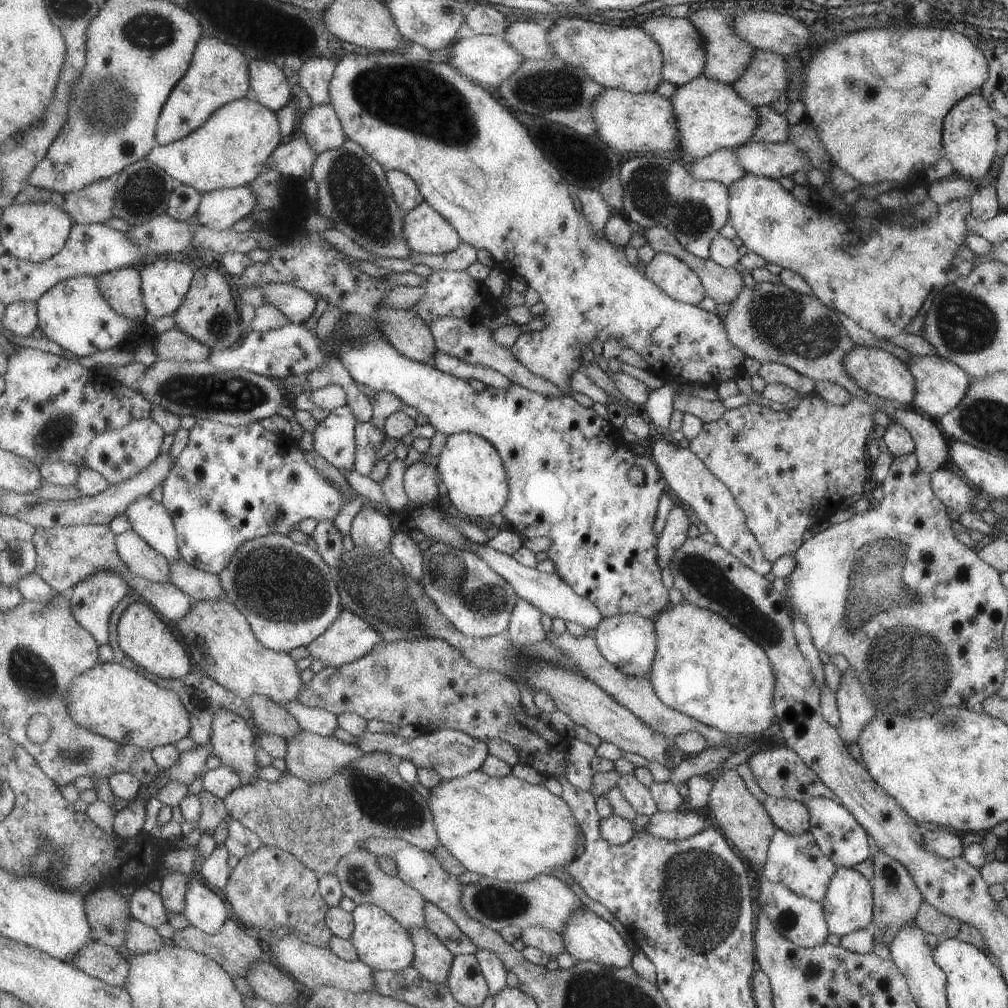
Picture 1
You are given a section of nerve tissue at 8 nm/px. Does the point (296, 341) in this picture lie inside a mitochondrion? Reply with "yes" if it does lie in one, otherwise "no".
no

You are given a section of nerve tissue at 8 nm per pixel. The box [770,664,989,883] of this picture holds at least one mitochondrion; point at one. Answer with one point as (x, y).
(949, 722)

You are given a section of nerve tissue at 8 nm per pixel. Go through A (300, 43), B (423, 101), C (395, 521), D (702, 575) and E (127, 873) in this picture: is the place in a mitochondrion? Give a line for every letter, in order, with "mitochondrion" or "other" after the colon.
A: other
B: mitochondrion
C: other
D: mitochondrion
E: other

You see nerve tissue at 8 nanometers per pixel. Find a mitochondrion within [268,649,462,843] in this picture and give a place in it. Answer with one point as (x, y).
(383, 802)

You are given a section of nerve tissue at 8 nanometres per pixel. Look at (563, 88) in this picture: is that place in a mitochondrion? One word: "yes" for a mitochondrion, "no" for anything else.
yes

